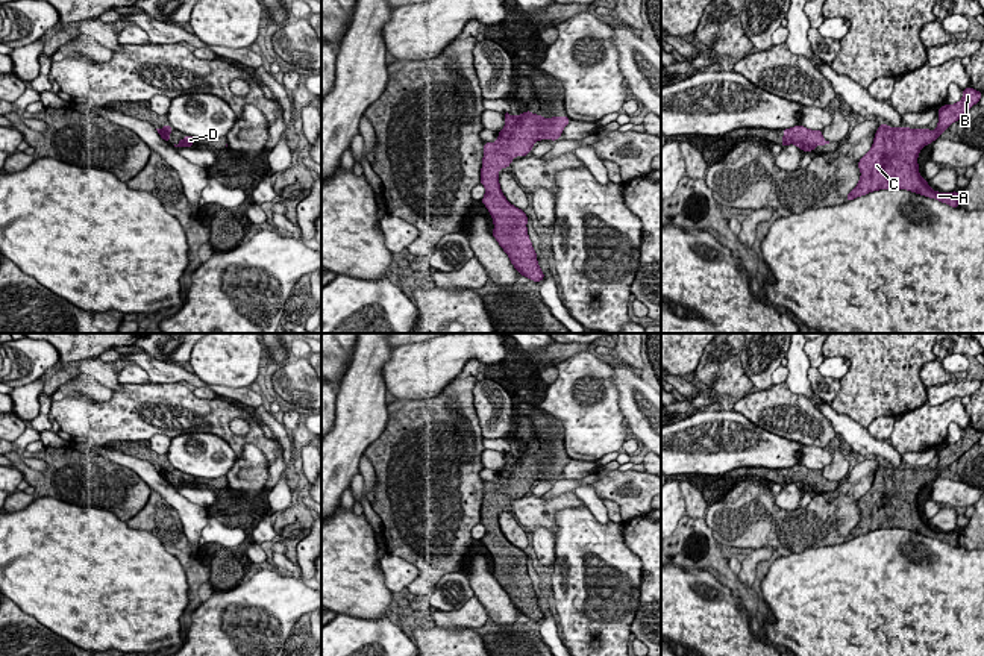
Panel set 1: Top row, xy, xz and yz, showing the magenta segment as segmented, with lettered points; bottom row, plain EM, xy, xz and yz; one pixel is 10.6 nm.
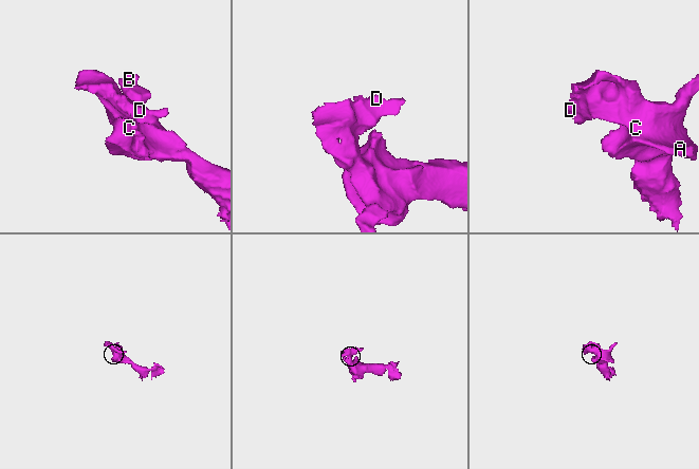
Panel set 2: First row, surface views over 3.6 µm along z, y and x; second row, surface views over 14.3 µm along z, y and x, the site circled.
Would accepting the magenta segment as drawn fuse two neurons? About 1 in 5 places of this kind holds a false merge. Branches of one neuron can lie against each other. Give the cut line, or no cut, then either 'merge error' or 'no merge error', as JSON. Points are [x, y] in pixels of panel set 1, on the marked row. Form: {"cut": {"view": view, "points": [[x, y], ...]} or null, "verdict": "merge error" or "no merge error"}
{"cut": null, "verdict": "no merge error"}

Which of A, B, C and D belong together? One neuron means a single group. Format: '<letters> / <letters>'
A B C D

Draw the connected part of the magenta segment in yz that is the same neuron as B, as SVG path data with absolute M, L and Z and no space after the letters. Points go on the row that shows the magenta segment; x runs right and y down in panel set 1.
M970 86L963 89L963 98L958 103L946 103L939 109L935 130L895 129L881 123L875 133L872 148L858 161L861 177L858 185L846 195L846 201L878 189L898 188L958 208L960 192L935 192L919 174L917 156L926 144L935 141L954 121L958 121L976 105L981 95L982 92Z

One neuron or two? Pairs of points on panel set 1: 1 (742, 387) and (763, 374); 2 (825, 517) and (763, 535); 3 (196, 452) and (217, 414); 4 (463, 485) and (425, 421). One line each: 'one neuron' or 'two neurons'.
1: two neurons
2: one neuron
3: two neurons
4: one neuron

